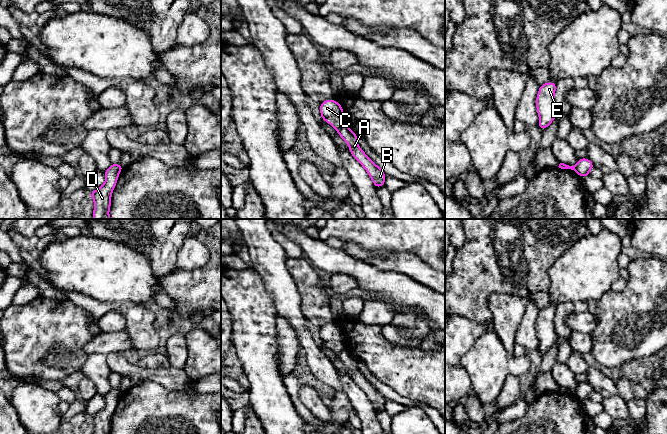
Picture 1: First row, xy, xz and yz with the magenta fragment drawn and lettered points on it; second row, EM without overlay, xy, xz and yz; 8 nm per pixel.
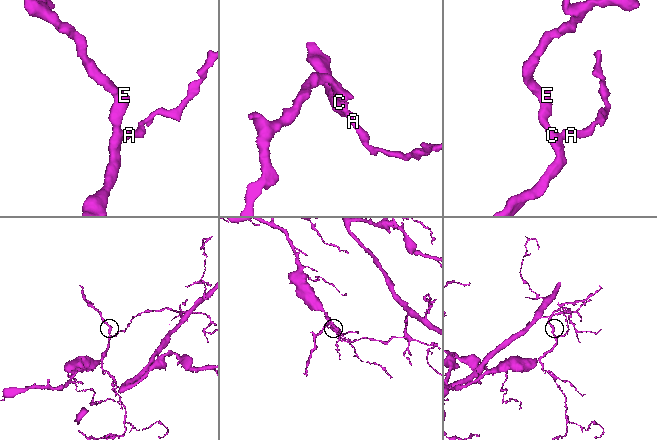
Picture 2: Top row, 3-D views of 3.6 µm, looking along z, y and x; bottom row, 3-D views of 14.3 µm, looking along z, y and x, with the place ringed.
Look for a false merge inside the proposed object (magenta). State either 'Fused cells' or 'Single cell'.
Fused cells

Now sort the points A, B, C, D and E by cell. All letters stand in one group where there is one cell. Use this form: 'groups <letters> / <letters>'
groups A B / C D E

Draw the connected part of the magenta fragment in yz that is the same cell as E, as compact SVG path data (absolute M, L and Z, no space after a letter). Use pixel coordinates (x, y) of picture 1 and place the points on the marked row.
M548 82L540 85L536 97L536 108L539 115L538 126L542 130L545 130L556 118L555 91L556 82Z

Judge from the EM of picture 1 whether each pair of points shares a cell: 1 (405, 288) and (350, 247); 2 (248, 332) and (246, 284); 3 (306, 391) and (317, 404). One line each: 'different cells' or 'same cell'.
1: different cells
2: same cell
3: same cell

